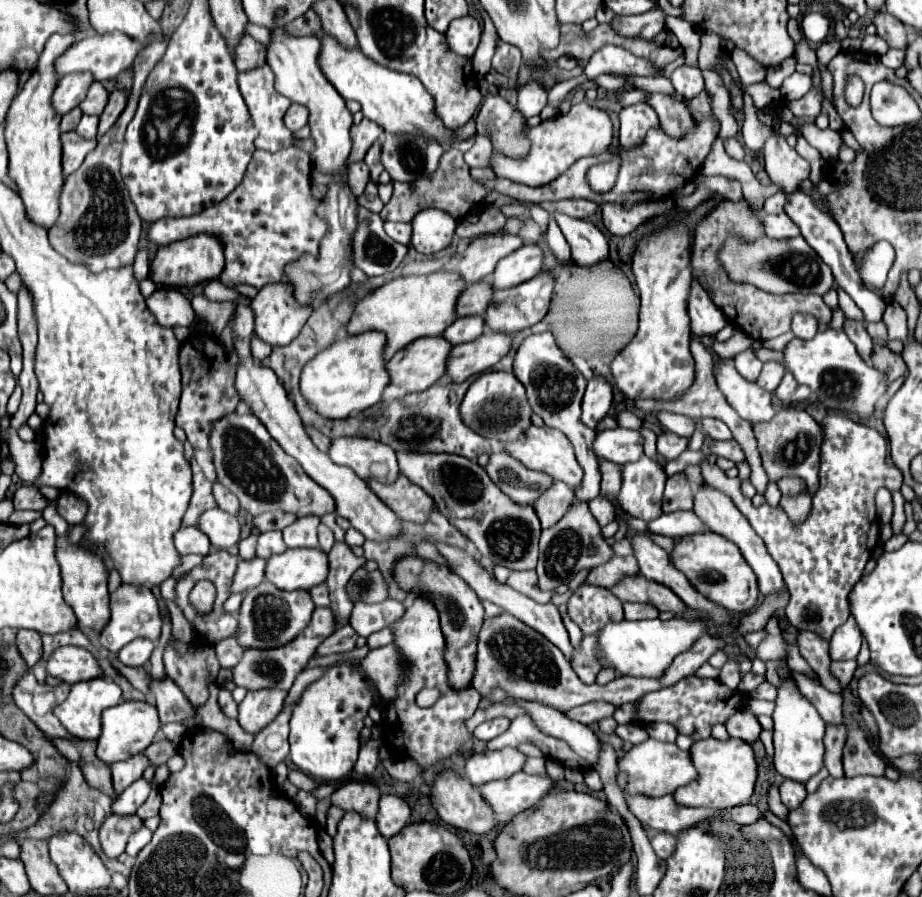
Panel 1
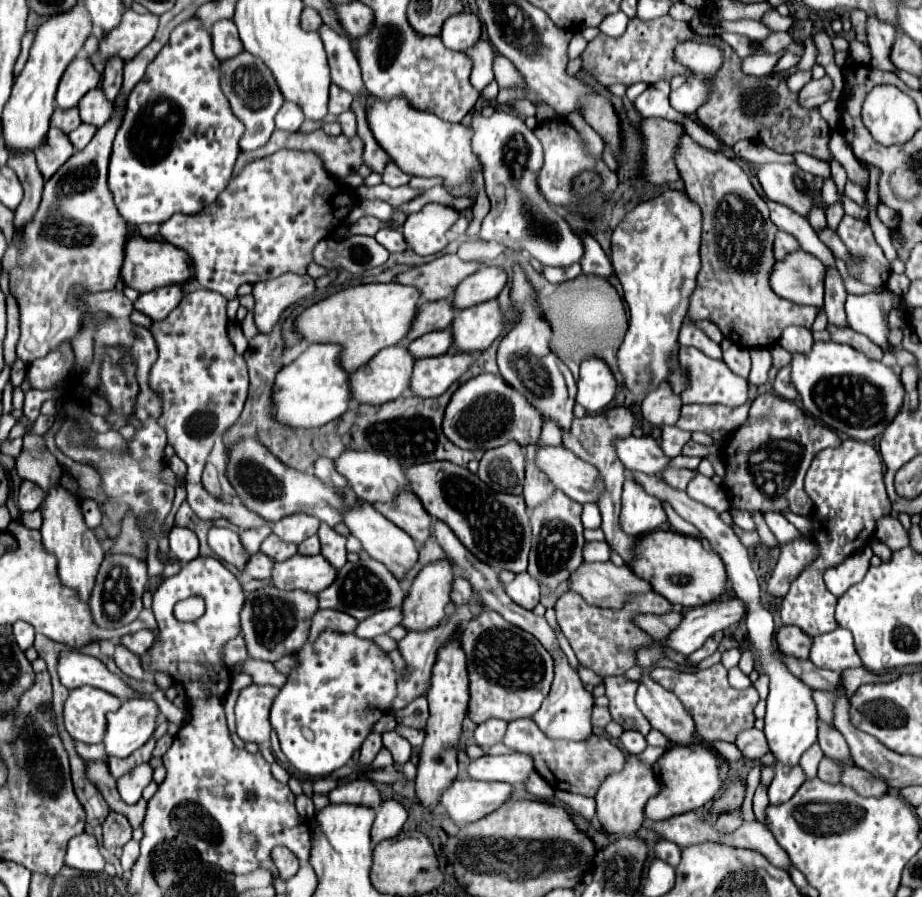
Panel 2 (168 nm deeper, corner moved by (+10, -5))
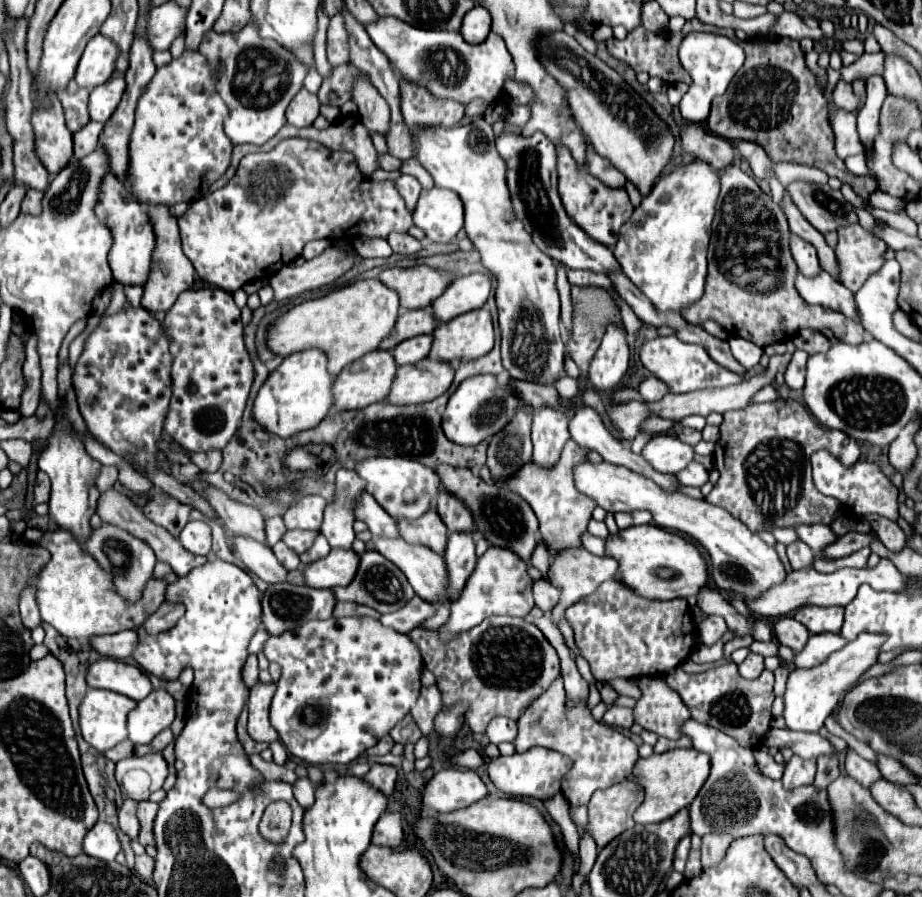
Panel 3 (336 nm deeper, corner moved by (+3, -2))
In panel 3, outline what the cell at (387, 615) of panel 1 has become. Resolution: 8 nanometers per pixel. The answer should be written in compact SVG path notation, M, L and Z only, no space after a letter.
M415 596L411 602L407 602L403 608L399 608L397 612L391 612L391 614L383 614L381 616L381 622L399 630L399 632L405 632L409 634L411 630L423 626L423 622L431 616L435 616L435 606L427 600L421 600L419 596Z

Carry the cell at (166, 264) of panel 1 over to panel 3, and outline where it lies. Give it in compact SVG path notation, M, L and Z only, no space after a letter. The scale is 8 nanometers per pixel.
M105 174L101 180L97 204L95 204L95 216L111 230L113 234L113 246L109 250L109 266L113 272L113 278L121 284L139 284L143 286L147 282L147 274L151 268L151 252L155 248L155 236L149 224L147 214L139 206L139 202L131 196L129 188L117 180L113 174Z

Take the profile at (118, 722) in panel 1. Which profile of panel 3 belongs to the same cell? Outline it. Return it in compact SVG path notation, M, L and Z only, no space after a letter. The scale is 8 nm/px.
M153 690L147 698L137 702L137 708L131 710L129 714L129 720L127 720L129 740L133 744L149 744L161 730L169 728L173 720L175 720L175 698L165 690Z

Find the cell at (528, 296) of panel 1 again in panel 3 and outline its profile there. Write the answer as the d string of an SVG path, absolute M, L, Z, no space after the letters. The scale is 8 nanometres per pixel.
M487 308L471 310L453 318L451 322L439 324L431 336L433 344L427 358L439 362L451 362L461 358L477 360L491 352L495 340L493 322Z

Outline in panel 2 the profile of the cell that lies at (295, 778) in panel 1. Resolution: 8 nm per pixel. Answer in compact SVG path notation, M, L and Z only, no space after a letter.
M316 779L316 781L312 781L312 791L314 791L314 793L324 793L324 795L328 795L336 785L338 785L338 783L336 783L334 779Z

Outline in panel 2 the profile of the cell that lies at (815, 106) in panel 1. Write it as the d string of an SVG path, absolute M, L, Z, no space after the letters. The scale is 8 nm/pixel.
M822 77L818 81L810 81L806 83L800 93L798 93L798 105L804 109L812 109L822 105L824 101L828 101L828 93L832 89L832 81L830 77Z

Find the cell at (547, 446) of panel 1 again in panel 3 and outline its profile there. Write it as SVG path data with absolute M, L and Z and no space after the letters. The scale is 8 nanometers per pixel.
M587 462L575 466L575 484L579 492L591 496L607 512L633 512L637 508L649 510L659 528L683 532L697 540L711 556L711 580L719 590L741 594L745 600L755 600L771 586L785 582L787 572L775 548L767 546L757 534L721 506L713 506L707 500L695 500L681 492L667 492L651 478L609 462Z

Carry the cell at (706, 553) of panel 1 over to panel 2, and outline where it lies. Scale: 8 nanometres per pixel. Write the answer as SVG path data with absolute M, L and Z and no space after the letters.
M654 531L644 535L644 549L640 549L640 561L630 565L634 573L652 581L654 593L660 593L670 603L682 607L698 607L718 601L728 591L728 571L716 551L704 549L698 537L680 535L674 531Z

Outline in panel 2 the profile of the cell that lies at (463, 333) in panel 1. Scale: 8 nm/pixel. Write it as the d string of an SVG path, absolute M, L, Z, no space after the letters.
M448 329L426 333L426 335L418 337L416 341L412 341L408 345L408 349L412 349L414 357L418 357L418 359L448 353L452 349L452 333Z

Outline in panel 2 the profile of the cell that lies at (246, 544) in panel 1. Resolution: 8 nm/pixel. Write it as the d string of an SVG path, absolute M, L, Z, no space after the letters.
M262 525L262 527L256 527L256 529L248 529L248 531L242 531L240 533L240 541L246 549L248 555L256 555L258 549L260 549L260 543L272 533L272 527L270 525Z

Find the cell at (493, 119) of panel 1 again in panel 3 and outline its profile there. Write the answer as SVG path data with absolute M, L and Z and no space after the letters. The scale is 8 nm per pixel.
M503 132L497 138L497 150L507 162L507 184L511 190L515 216L525 224L533 242L549 254L555 262L565 264L573 270L593 270L593 272L617 272L621 270L613 252L595 244L565 212L559 192L557 192L557 166L555 166L555 146L547 142L545 134L533 134L531 138L523 138L521 134Z

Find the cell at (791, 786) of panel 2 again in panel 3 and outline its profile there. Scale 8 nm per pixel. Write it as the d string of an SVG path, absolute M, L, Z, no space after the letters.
M793 756L787 766L785 766L785 774L783 774L783 786L787 790L793 790L797 786L807 786L813 784L815 778L815 760L803 760L799 756Z

